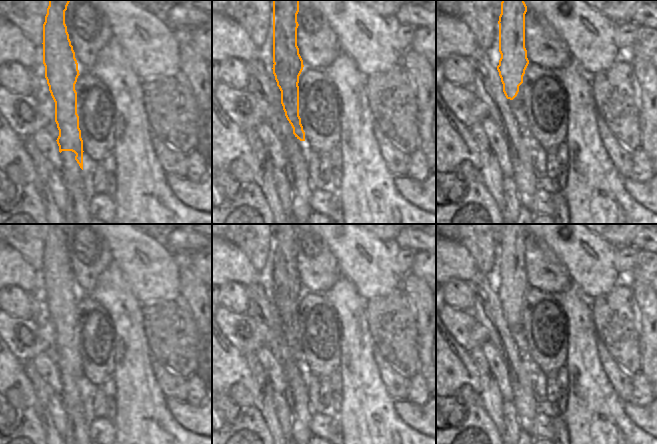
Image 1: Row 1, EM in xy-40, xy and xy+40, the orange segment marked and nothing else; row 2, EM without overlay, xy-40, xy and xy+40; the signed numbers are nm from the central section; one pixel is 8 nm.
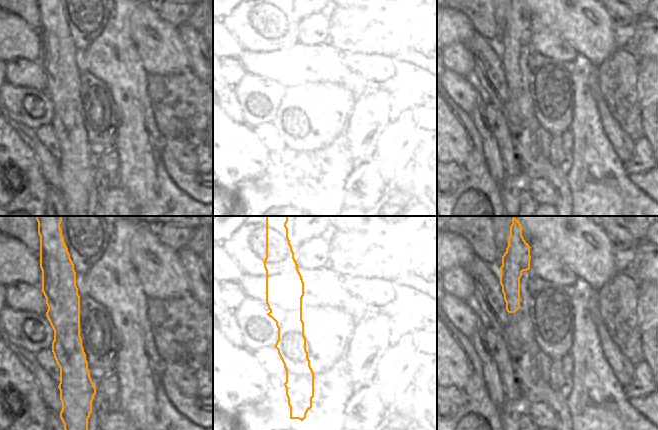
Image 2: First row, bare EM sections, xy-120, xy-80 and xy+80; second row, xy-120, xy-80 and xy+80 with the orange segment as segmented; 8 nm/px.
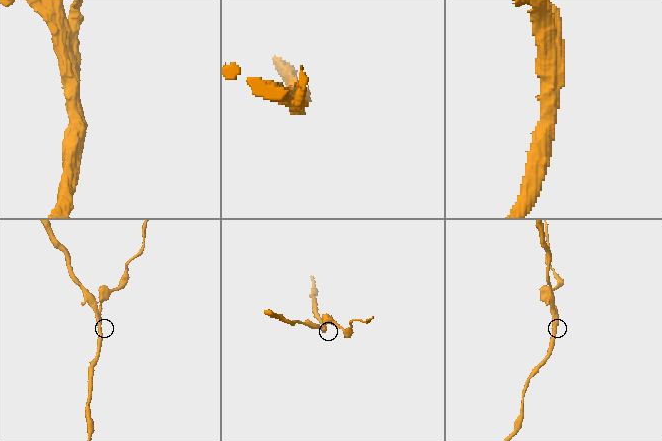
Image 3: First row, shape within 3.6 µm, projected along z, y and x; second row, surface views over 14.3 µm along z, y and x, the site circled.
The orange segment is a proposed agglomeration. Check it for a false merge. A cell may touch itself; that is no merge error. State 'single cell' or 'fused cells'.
fused cells

